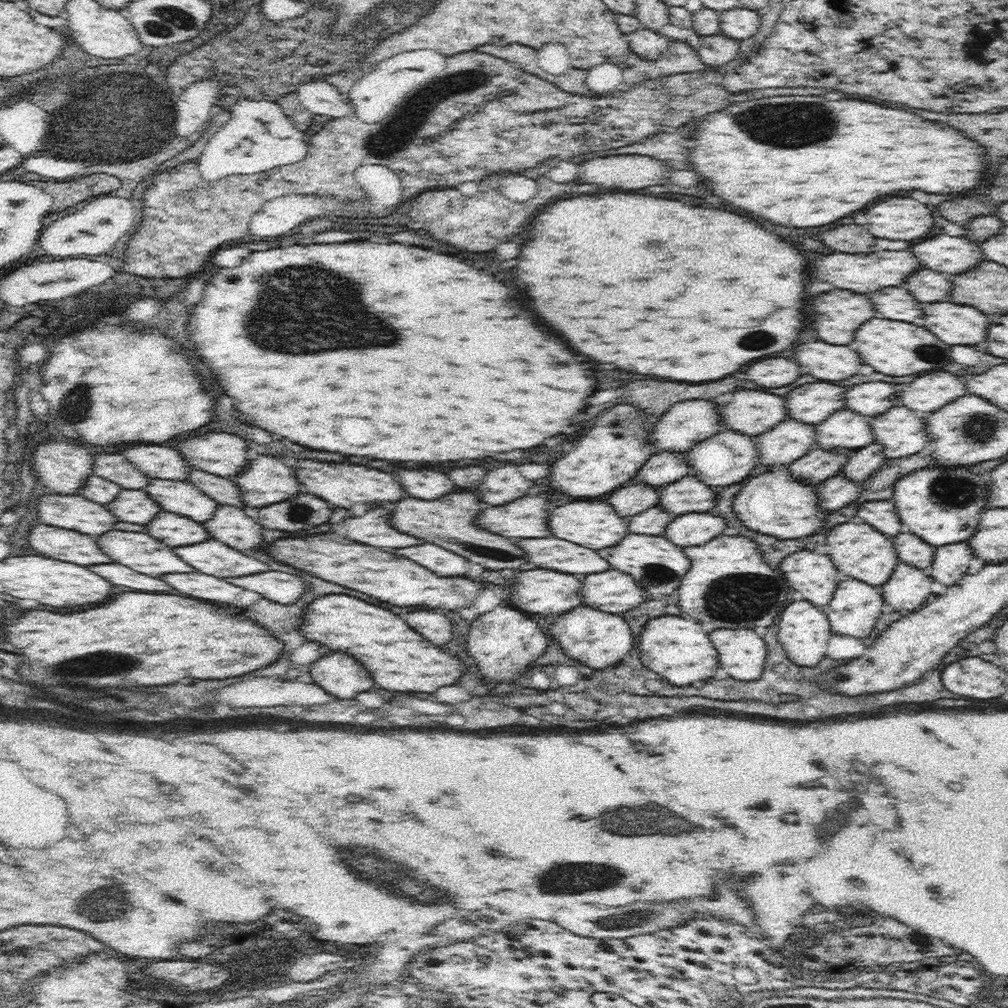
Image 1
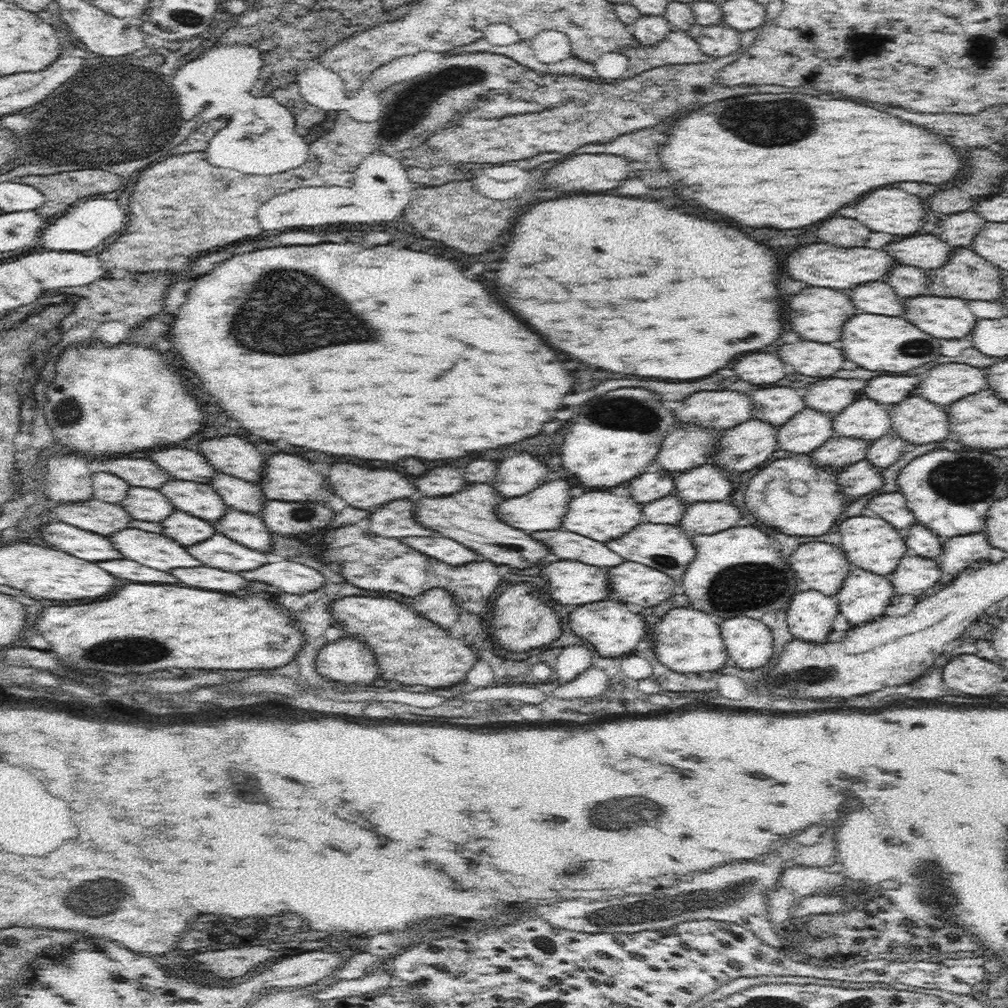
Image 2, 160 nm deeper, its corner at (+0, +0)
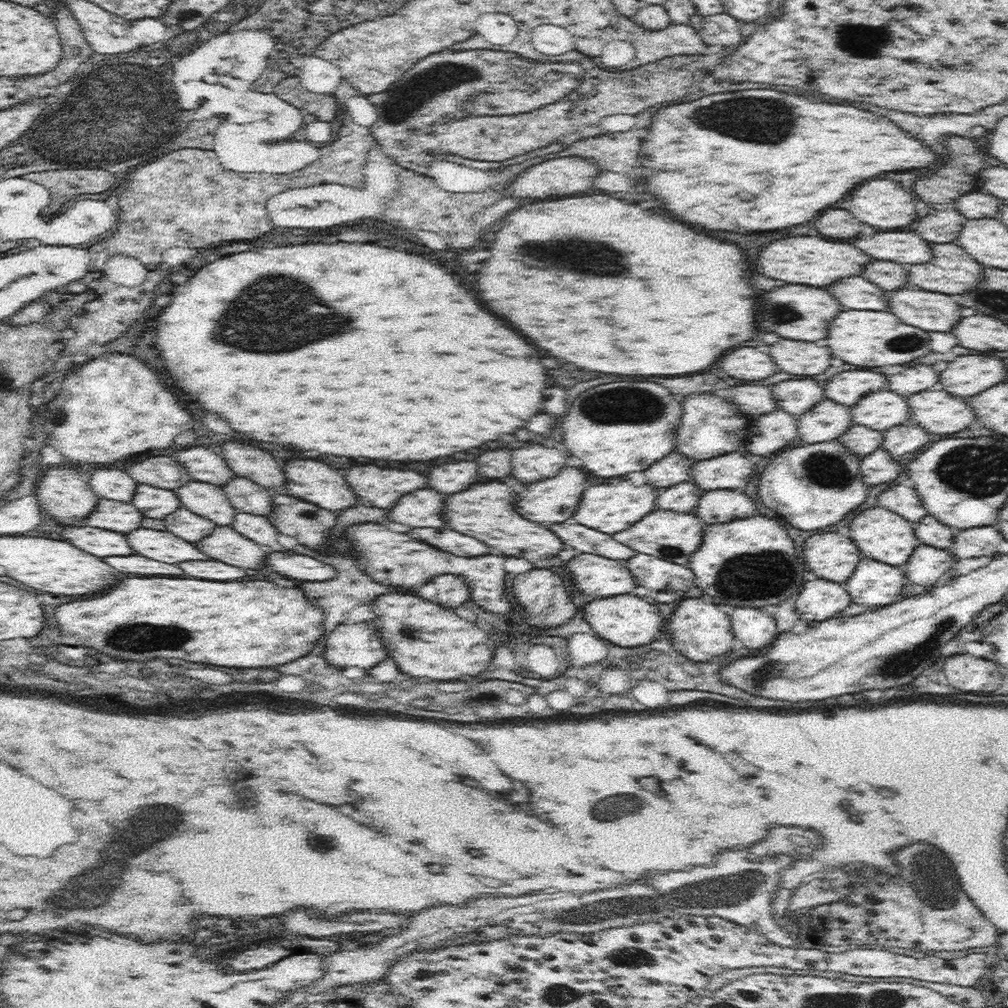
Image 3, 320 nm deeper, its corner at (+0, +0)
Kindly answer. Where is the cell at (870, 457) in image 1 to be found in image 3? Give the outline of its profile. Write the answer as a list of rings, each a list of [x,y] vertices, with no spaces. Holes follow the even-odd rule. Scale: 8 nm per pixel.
[[[901,425],[893,426],[884,432],[884,442],[882,447],[896,460],[904,458],[905,454],[919,452],[924,444],[933,438],[933,436],[920,425]]]

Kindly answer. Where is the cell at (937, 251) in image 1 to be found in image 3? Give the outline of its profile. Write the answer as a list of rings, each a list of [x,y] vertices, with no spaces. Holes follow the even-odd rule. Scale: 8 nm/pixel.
[[[911,228],[882,231],[873,234],[868,240],[854,242],[854,246],[871,258],[889,260],[904,266],[920,264],[931,259],[931,243],[926,242]]]

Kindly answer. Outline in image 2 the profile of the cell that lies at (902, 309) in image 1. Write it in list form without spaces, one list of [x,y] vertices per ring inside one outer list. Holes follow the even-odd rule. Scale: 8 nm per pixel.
[[[868,282],[859,284],[849,290],[850,298],[854,300],[856,314],[884,314],[898,316],[905,313],[905,302],[900,300],[896,291],[886,282]]]

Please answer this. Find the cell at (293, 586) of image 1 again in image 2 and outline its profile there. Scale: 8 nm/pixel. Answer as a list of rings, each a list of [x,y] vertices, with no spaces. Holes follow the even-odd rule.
[[[281,559],[256,570],[240,572],[246,580],[260,580],[266,584],[280,586],[282,592],[290,594],[306,594],[318,590],[324,584],[324,575],[315,568],[310,568],[300,562]]]

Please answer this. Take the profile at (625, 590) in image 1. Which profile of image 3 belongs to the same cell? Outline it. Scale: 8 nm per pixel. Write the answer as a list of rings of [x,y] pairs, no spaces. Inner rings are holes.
[[[637,553],[623,564],[634,575],[636,586],[651,588],[652,592],[646,599],[653,604],[682,600],[684,593],[696,586],[692,569],[660,557]]]

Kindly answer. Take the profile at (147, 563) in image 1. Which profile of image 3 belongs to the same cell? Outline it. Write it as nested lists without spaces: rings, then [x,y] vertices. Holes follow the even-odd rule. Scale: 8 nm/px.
[[[136,528],[128,534],[128,544],[134,552],[160,562],[182,562],[182,560],[206,560],[206,554],[196,550],[190,542],[170,534],[150,528]]]

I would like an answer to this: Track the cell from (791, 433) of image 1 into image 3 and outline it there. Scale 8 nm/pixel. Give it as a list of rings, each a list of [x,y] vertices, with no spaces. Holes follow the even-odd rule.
[[[822,399],[810,410],[796,416],[798,437],[805,444],[814,444],[838,439],[852,425],[850,405]]]

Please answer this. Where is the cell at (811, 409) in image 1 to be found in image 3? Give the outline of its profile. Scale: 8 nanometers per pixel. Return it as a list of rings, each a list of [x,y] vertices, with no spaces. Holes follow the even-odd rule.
[[[860,368],[838,373],[822,386],[824,398],[852,407],[866,395],[886,389],[888,384],[885,374]]]

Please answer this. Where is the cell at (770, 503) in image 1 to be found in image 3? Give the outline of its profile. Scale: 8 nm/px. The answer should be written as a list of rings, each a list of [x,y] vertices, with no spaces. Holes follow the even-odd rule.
[[[838,439],[798,445],[772,457],[758,480],[762,502],[782,516],[784,524],[814,530],[836,524],[868,498],[870,486],[860,476],[860,457]]]

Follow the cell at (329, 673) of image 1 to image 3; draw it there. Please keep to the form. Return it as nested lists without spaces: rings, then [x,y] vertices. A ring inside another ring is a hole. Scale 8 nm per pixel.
[[[370,620],[336,625],[324,648],[326,661],[339,671],[358,666],[368,672],[386,655],[386,647],[378,637],[378,627]]]

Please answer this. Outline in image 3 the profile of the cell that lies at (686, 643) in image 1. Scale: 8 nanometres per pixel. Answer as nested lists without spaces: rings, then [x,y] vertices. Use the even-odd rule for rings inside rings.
[[[682,599],[673,610],[666,630],[671,633],[672,647],[694,662],[710,661],[731,650],[734,632],[732,632],[730,615],[702,599]]]

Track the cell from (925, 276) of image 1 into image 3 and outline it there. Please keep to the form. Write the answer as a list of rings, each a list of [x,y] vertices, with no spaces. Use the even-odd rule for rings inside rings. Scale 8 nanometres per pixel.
[[[872,259],[862,276],[884,291],[896,291],[906,286],[907,266],[889,260]]]

